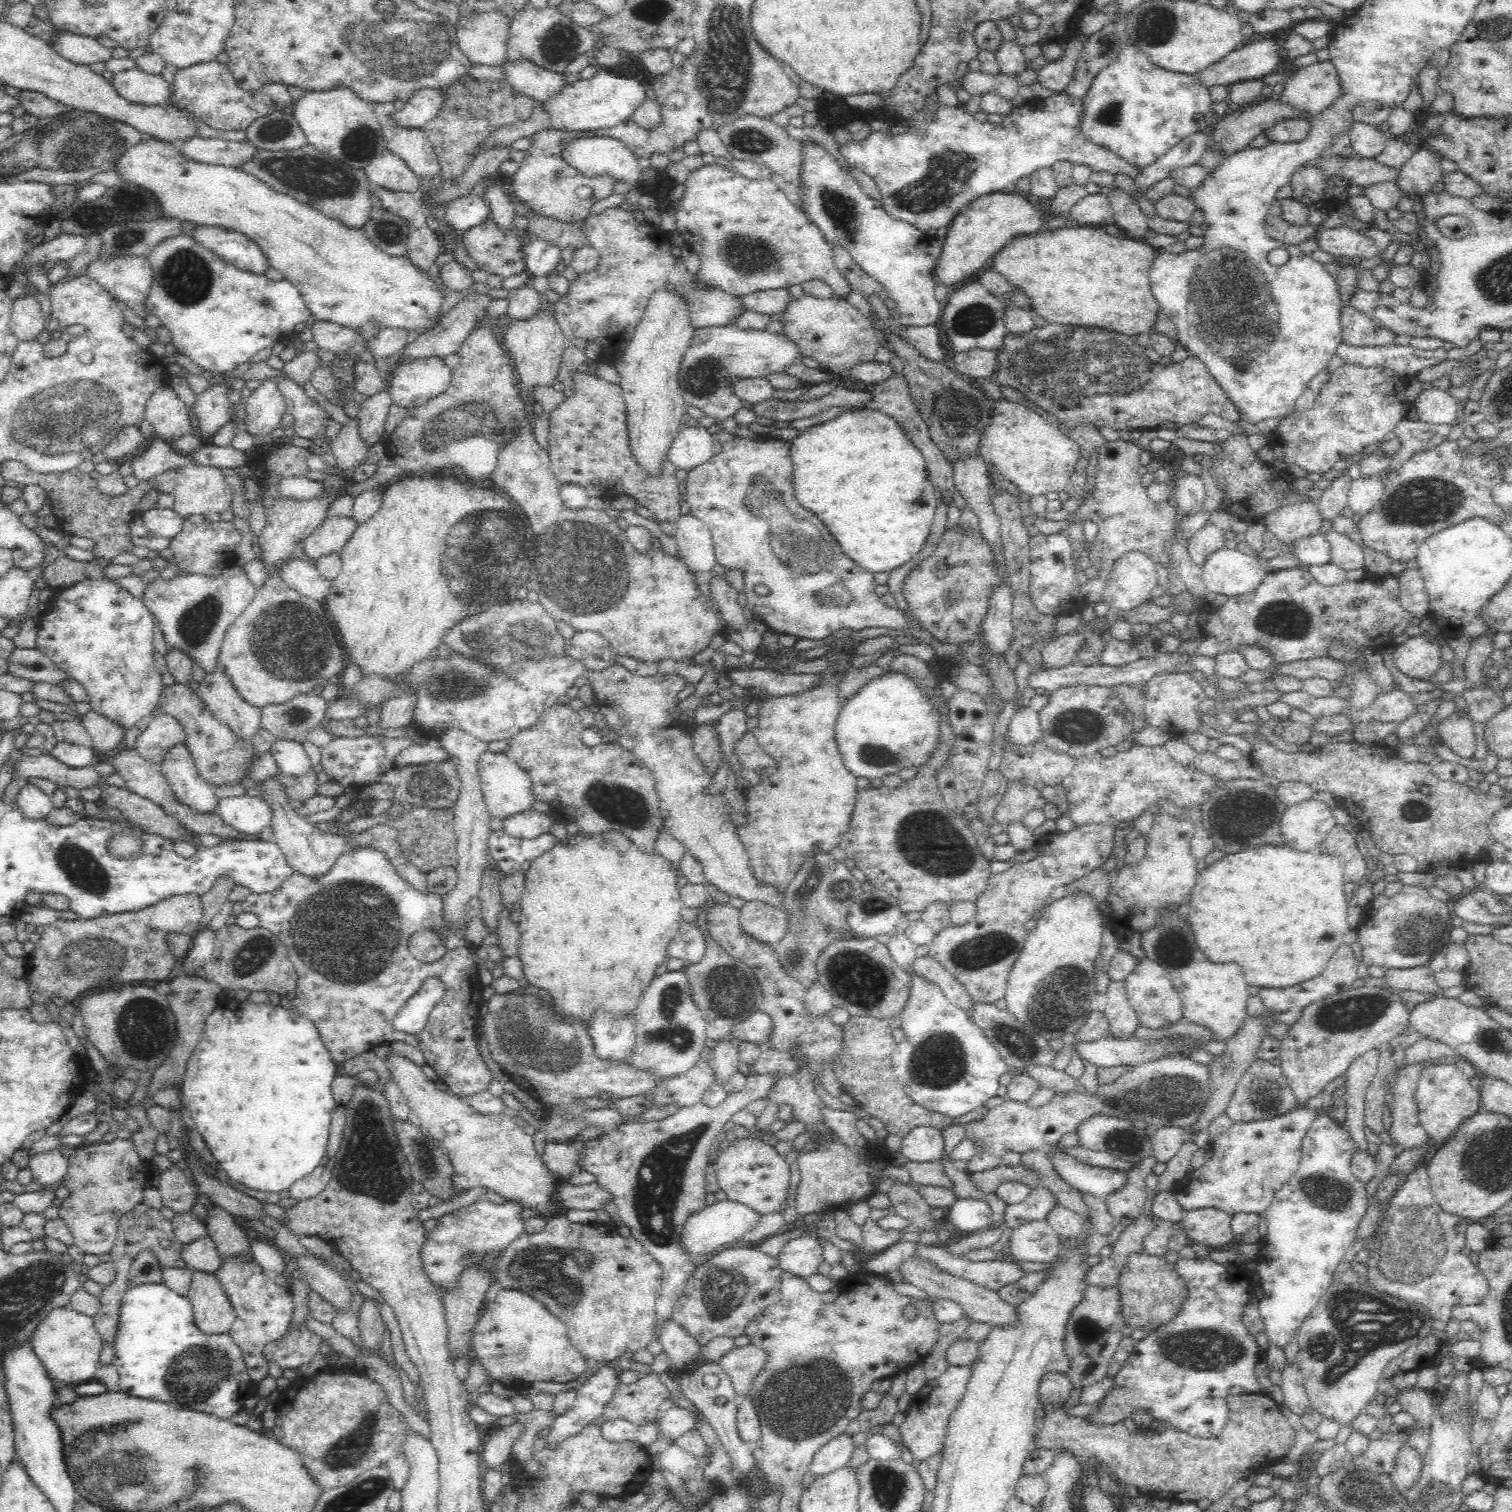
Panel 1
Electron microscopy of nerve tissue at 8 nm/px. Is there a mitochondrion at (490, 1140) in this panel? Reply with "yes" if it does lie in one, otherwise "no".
yes

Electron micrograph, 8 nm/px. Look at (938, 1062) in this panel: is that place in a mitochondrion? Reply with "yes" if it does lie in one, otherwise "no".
yes

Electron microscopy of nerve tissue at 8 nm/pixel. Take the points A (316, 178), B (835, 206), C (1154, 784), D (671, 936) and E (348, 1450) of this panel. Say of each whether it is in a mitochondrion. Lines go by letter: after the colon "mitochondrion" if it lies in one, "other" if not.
A: mitochondrion
B: mitochondrion
C: other
D: other
E: mitochondrion

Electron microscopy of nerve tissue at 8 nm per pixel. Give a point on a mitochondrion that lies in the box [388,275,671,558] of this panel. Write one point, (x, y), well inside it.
(477, 423)

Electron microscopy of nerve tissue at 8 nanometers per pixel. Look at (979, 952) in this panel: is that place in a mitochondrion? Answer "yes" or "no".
yes

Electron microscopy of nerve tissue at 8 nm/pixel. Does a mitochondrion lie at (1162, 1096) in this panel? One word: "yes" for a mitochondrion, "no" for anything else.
yes

